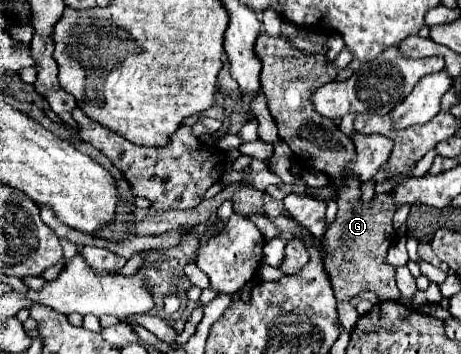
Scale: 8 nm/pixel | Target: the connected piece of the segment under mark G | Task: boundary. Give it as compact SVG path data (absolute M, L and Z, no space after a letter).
M356 177L346 179L346 189L336 189L340 195L338 199L338 215L336 221L330 225L330 229L324 233L324 243L326 243L326 257L324 257L324 267L332 277L334 293L338 301L348 301L350 297L362 293L362 291L372 291L378 295L380 301L396 301L398 299L398 289L394 281L394 267L386 263L386 253L392 245L392 215L394 215L394 205L390 193L376 195L370 205L360 203L360 181Z

